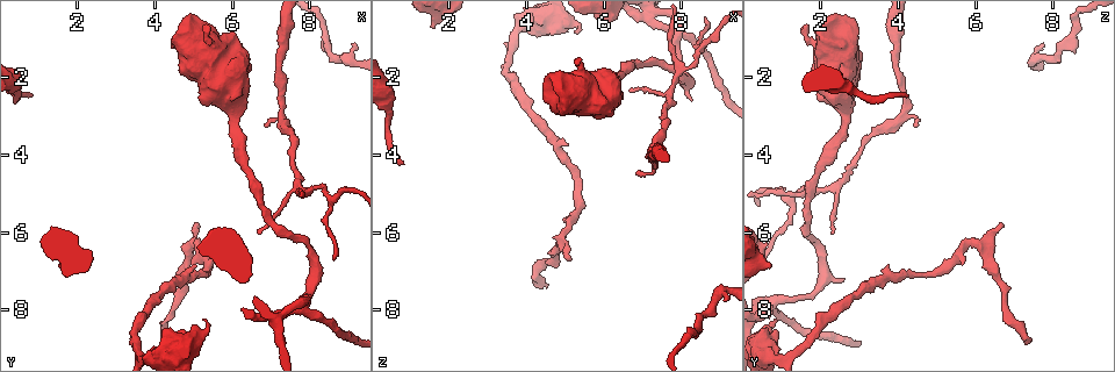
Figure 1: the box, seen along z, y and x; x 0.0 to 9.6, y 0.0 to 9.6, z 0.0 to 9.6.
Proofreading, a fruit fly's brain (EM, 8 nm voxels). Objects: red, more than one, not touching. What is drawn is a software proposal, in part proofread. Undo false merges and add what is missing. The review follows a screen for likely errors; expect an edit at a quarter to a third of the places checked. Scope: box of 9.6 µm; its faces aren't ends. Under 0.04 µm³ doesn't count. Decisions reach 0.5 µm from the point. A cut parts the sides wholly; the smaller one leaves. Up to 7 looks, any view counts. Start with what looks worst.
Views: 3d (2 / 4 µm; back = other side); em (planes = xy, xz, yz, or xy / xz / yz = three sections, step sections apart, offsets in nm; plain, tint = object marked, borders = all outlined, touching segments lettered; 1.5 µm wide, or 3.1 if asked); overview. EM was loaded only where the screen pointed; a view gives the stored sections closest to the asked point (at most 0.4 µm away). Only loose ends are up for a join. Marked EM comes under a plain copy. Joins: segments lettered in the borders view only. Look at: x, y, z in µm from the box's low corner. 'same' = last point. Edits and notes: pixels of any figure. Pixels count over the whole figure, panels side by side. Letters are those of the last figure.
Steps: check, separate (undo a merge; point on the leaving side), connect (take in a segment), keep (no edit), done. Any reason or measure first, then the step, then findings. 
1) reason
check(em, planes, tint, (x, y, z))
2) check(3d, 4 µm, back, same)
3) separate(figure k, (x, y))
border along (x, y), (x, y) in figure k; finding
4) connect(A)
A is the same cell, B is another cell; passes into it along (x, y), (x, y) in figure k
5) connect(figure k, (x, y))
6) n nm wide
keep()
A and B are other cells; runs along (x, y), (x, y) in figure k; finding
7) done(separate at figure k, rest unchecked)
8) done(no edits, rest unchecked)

three-way junction
check(em, planes, borders, (7.90, 7.85, 0.85))

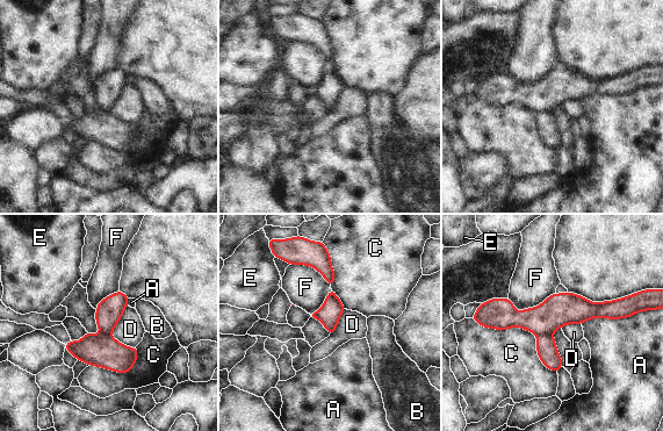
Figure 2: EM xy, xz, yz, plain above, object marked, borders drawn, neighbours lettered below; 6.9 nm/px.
160 nm wide
separate(figure 2, (547, 351))
A, B, C, D, E and F are other cells; a second neuron is stuck on

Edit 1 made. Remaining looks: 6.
tapers out
check(3d, 4 µm, (0.85, 2.45, 4.30))

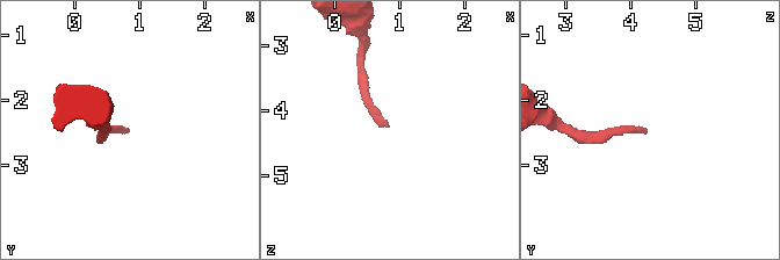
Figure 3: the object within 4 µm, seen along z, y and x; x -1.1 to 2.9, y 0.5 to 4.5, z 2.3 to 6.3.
check(em, planes, borders, (0.85, 2.45, 4.25))

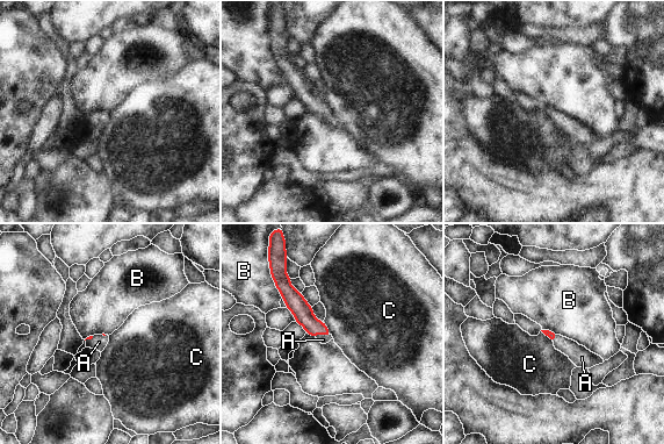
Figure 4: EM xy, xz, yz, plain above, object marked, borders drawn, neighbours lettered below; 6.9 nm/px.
connect(A)
A is the same cell, B and C are other cells; passes into it along (303, 314), (323, 334), (323, 339) in figure 4; it goes on there

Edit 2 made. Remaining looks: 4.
check(overview)

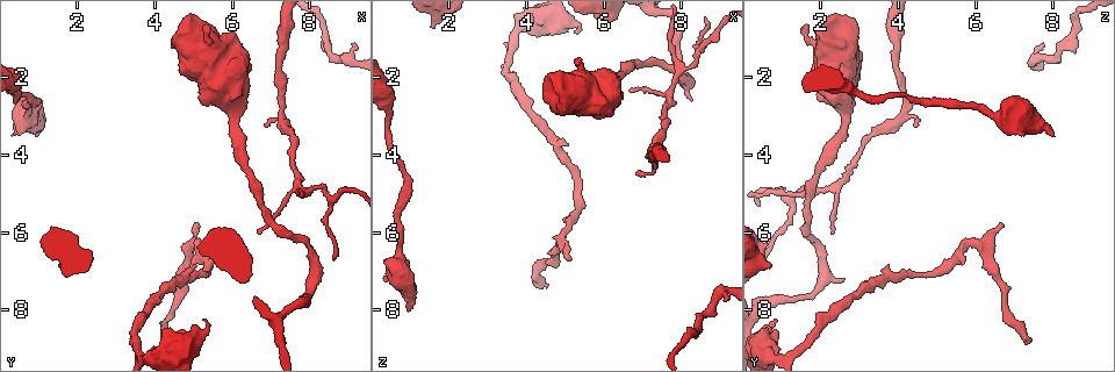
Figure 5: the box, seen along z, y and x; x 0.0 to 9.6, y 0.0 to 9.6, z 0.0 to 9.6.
thick end
check(3d, 4 µm, (0.90, 3.50, 8.00))

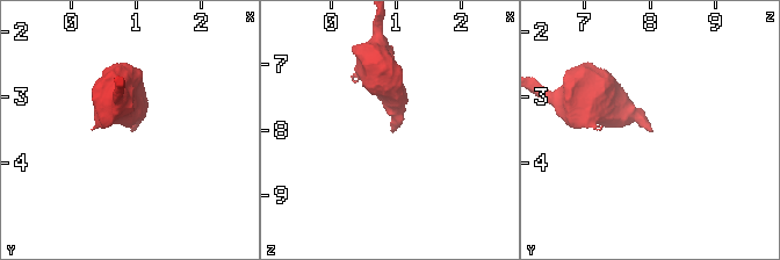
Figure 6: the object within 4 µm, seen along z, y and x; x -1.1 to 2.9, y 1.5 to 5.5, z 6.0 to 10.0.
check(em, planes, borders, (0.90, 3.55, 8.00))

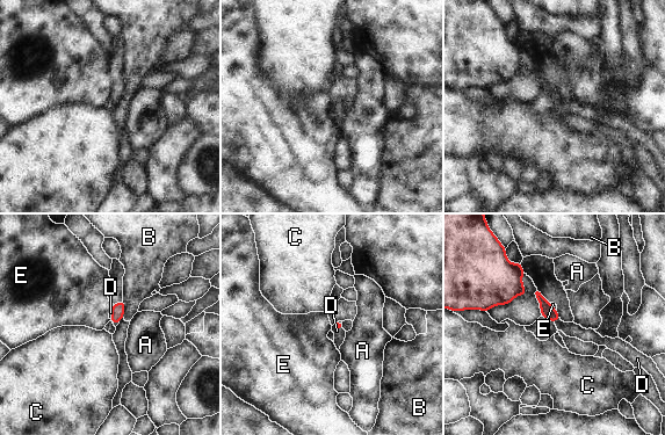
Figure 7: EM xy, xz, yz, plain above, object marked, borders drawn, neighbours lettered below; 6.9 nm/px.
connect(D)
D is the same cell, A, B, C and E are other cells; it goes on there

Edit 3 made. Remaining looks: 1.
done(separate at figure 2, connect at figure 4, connect at figure 7, rest unchecked)

